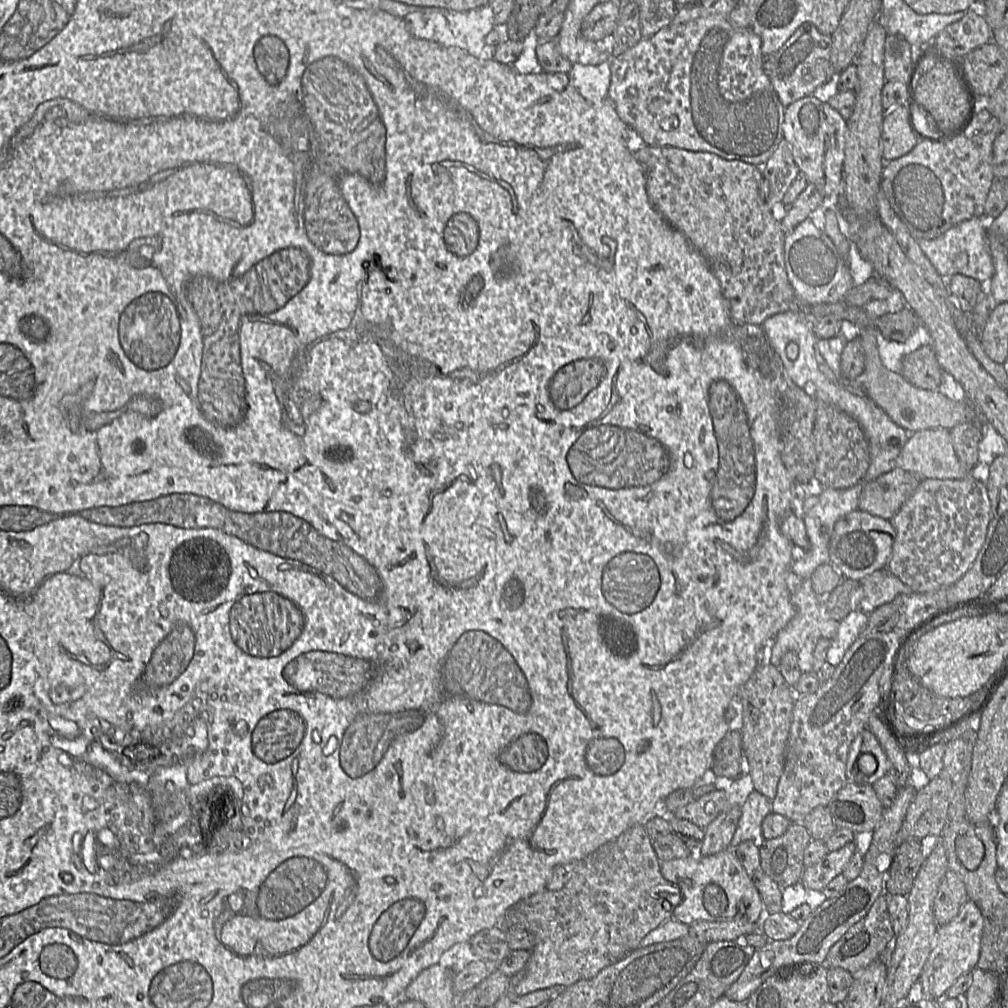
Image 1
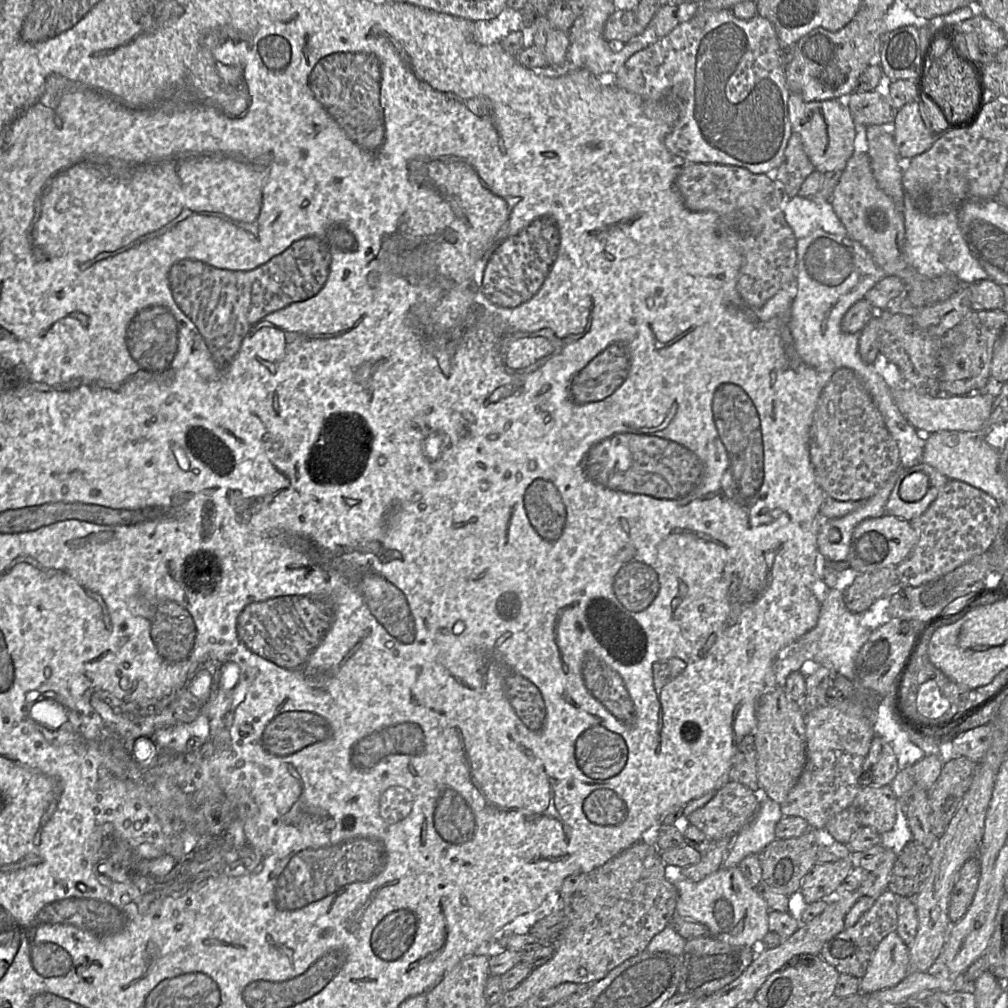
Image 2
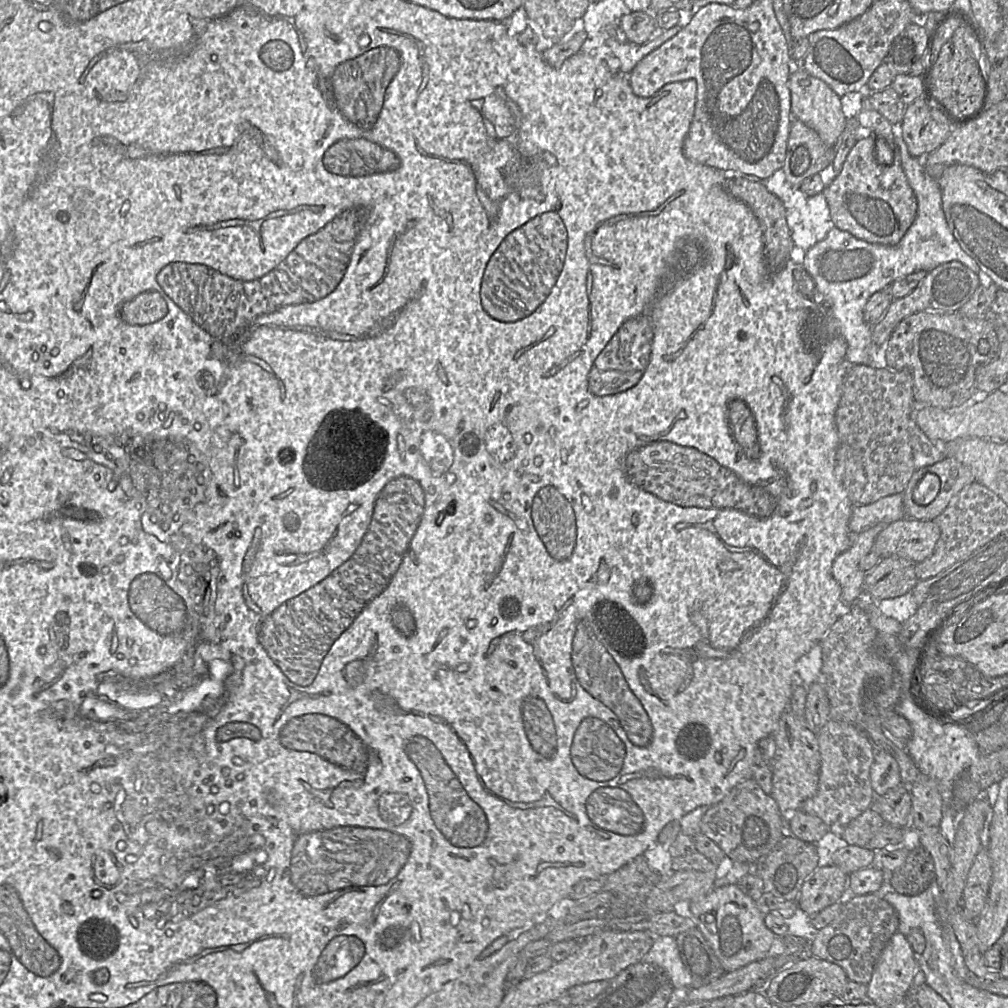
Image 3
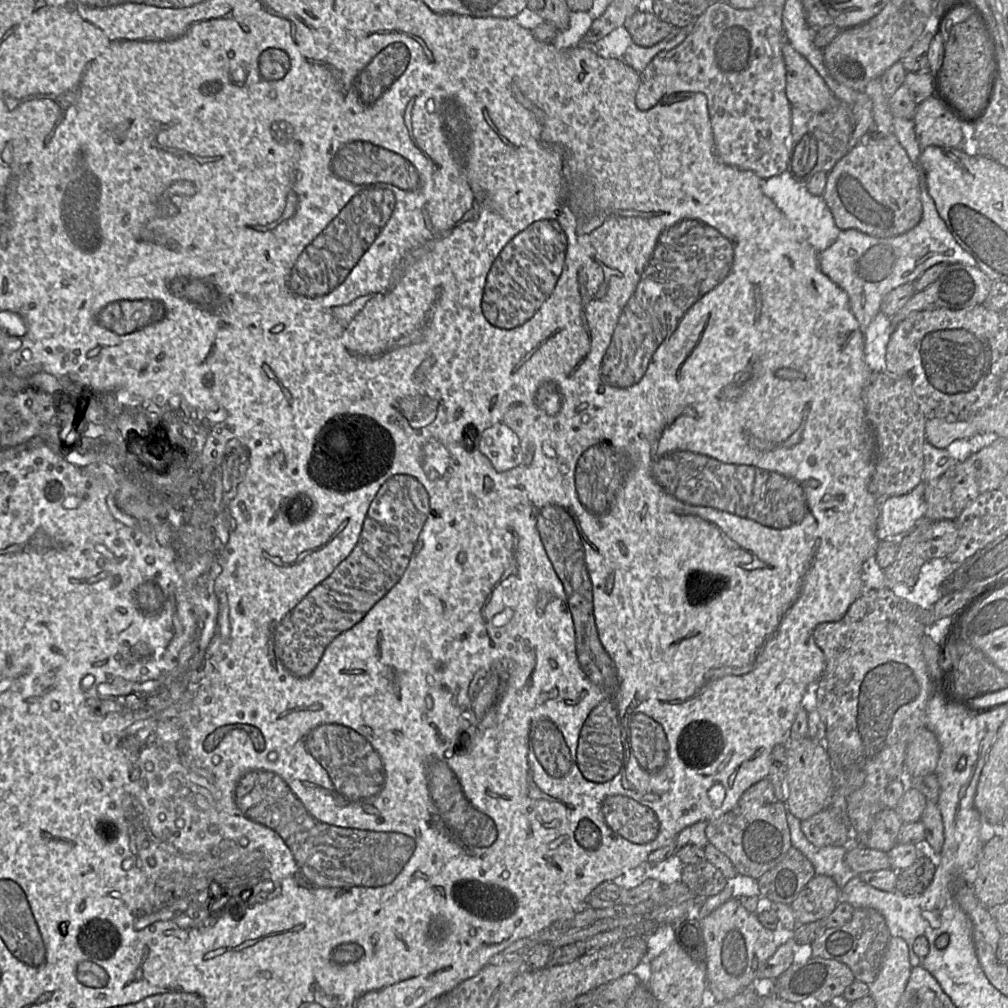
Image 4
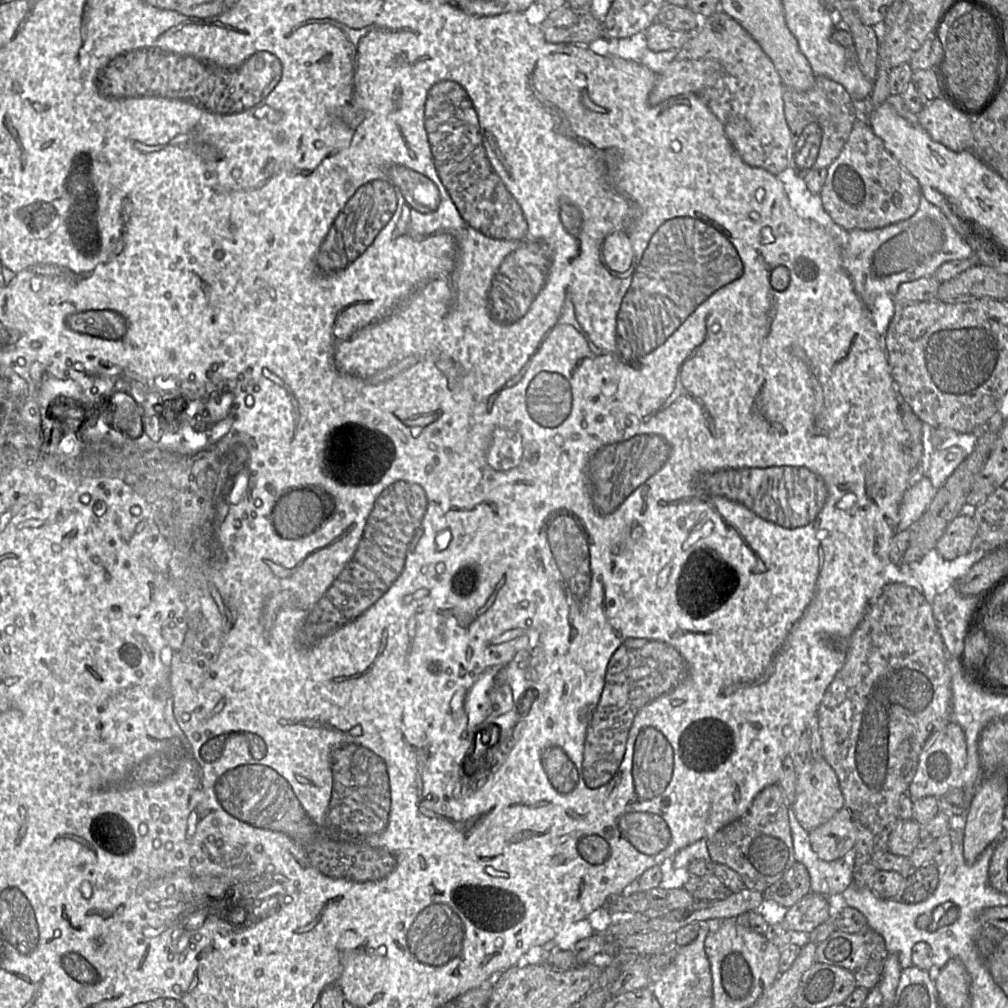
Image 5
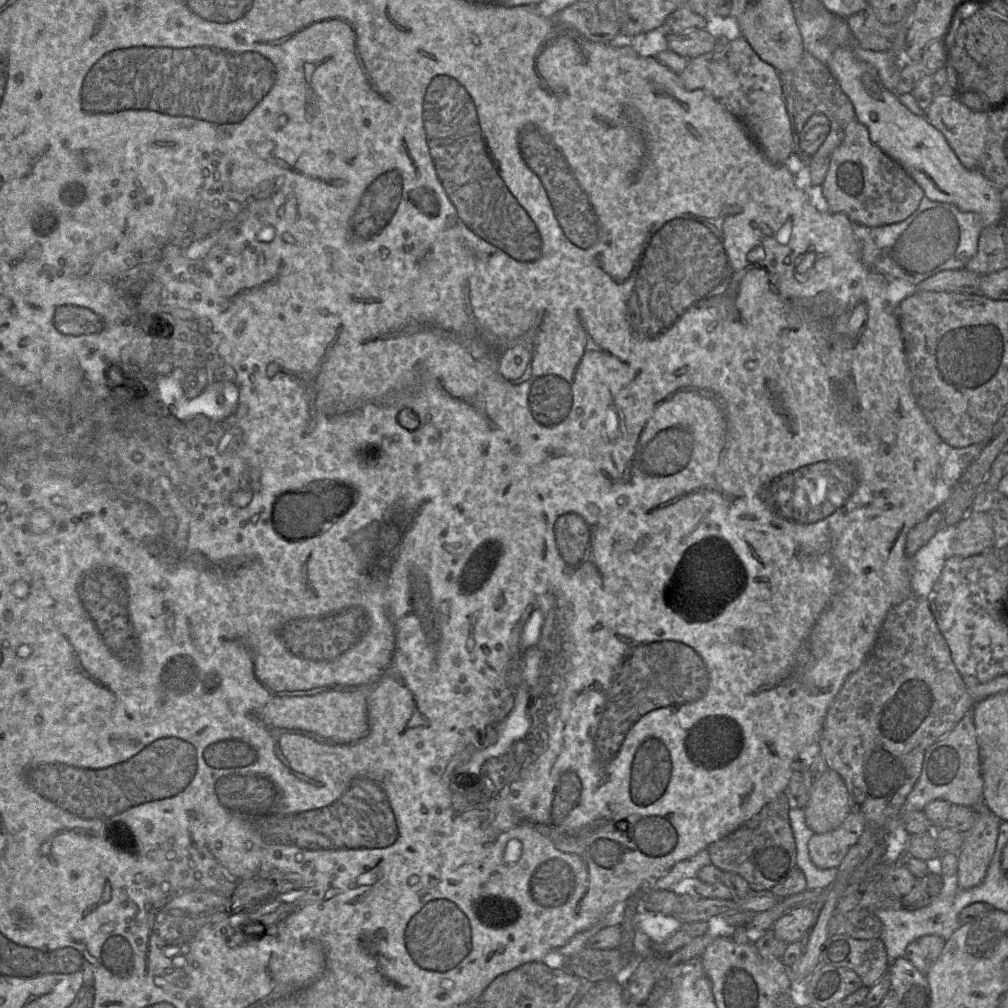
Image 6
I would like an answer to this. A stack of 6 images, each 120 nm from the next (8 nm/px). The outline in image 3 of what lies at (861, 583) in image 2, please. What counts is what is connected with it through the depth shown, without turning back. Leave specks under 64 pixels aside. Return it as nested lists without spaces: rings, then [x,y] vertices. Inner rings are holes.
[[[890,556],[865,572],[863,591],[874,600],[895,598],[910,592],[918,582],[914,562]]]

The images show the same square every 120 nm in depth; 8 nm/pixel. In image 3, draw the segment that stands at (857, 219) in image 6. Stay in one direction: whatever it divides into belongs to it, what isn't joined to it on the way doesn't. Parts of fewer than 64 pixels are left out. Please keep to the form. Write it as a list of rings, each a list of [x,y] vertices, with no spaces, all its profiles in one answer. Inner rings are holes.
[[[874,135],[857,140],[842,170],[829,178],[823,193],[835,227],[869,243],[892,246],[900,242],[913,223],[918,205],[903,171],[900,152],[894,145],[889,146],[893,156],[890,165],[883,164],[889,162],[890,156],[887,160],[875,155],[875,146],[883,144],[888,146],[883,138]]]

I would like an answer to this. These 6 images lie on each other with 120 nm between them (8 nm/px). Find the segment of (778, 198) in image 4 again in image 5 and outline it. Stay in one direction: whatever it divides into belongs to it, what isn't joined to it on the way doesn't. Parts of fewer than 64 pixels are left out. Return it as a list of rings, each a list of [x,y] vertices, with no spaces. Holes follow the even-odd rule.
[[[790,167],[780,172],[777,178],[784,186],[790,206],[799,217],[816,222],[831,233],[839,243],[842,245],[845,243],[848,231],[832,220],[823,207],[821,196],[809,191],[804,178],[797,176]]]

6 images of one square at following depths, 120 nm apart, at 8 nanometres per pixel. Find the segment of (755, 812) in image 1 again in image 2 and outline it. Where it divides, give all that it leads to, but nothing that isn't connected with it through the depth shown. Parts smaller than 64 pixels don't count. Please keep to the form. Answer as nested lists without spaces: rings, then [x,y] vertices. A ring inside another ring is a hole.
[[[765,795],[754,818],[735,836],[723,867],[737,867],[750,854],[759,854],[776,839],[775,826],[782,819],[780,805]]]

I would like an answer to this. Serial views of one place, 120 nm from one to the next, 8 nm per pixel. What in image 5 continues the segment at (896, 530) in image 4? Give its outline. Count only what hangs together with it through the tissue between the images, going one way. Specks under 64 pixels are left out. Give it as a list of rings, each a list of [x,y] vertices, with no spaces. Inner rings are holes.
[[[927,473],[917,483],[910,485],[900,503],[898,532],[909,529],[921,518],[936,492]]]

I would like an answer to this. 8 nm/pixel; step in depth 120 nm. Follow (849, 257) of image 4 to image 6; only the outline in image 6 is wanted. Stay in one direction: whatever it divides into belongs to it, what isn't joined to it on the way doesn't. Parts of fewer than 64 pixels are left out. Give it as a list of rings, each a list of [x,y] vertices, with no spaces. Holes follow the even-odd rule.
[[[924,195],[917,210],[905,220],[871,228],[867,237],[861,241],[861,257],[869,269],[882,275],[887,281],[903,279],[917,285],[943,270],[964,268],[977,252],[983,229],[984,225],[977,213],[961,211],[952,204],[932,201]]]

